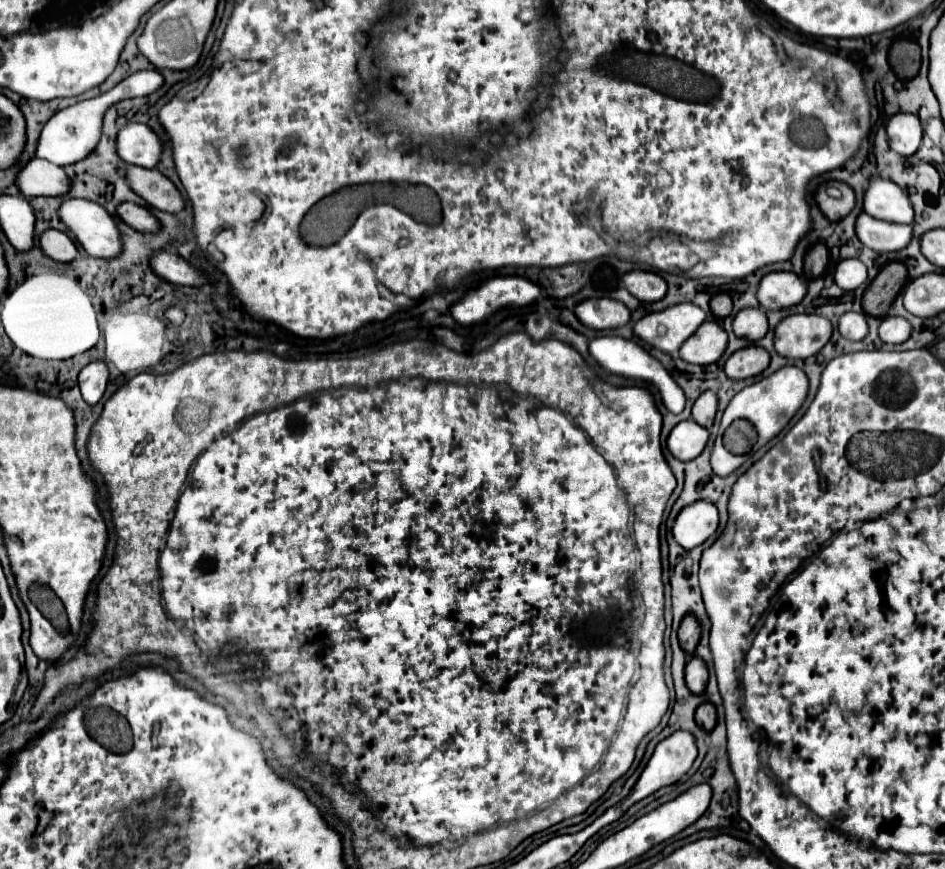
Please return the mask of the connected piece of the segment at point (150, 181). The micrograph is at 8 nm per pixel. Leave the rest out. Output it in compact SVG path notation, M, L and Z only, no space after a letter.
M131 165L127 169L127 179L131 183L131 189L141 195L151 207L167 213L181 213L185 207L185 201L177 187L157 169L143 169L137 165Z

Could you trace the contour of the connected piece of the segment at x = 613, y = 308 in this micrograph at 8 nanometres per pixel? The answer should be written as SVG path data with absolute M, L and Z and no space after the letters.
M609 297L585 299L577 303L575 315L583 325L593 329L615 329L615 327L627 325L631 319L629 309L621 301L615 301Z

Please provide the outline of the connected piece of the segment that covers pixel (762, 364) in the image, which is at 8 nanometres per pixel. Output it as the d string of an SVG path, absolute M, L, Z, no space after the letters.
M745 347L735 351L727 363L725 373L731 379L749 379L755 375L761 375L769 365L769 353L763 347Z

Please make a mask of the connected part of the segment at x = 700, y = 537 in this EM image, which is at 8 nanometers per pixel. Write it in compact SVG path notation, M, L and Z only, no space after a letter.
M701 499L699 503L683 507L683 511L677 515L677 521L673 525L673 537L683 549L693 549L701 545L707 537L711 537L717 531L717 525L717 507Z

